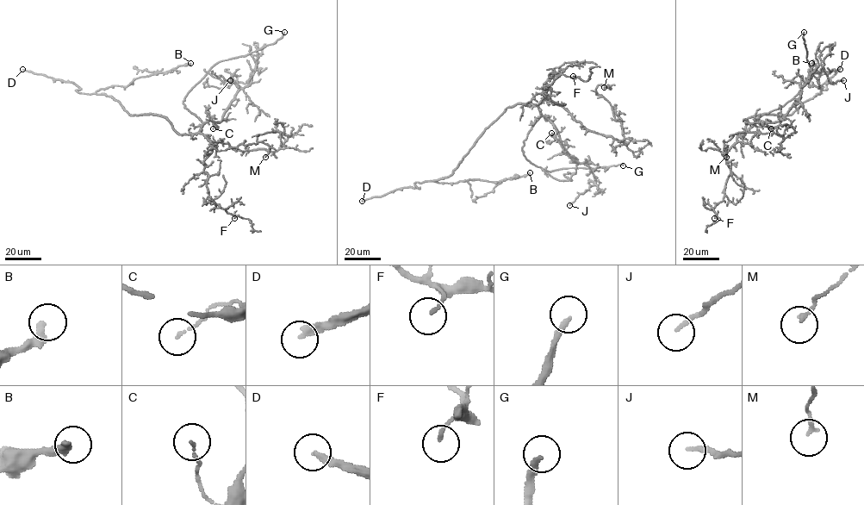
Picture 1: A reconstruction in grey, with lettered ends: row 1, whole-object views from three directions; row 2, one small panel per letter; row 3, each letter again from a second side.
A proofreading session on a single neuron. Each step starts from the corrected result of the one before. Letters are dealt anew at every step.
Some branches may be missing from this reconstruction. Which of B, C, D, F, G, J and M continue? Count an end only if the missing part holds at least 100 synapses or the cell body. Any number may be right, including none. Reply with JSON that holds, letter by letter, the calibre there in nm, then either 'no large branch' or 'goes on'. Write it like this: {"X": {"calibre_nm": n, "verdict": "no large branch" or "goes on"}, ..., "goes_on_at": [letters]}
{"B": {"calibre_nm": 320, "verdict": "goes on"}, "C": {"calibre_nm": 100, "verdict": "no large branch"}, "D": {"calibre_nm": 260, "verdict": "goes on"}, "F": {"calibre_nm": 130, "verdict": "no large branch"}, "G": {"calibre_nm": 240, "verdict": "goes on"}, "J": {"calibre_nm": 160, "verdict": "no large branch"}, "M": {"calibre_nm": 160, "verdict": "no large branch"}, "goes_on_at": ["B", "D", "G"]}

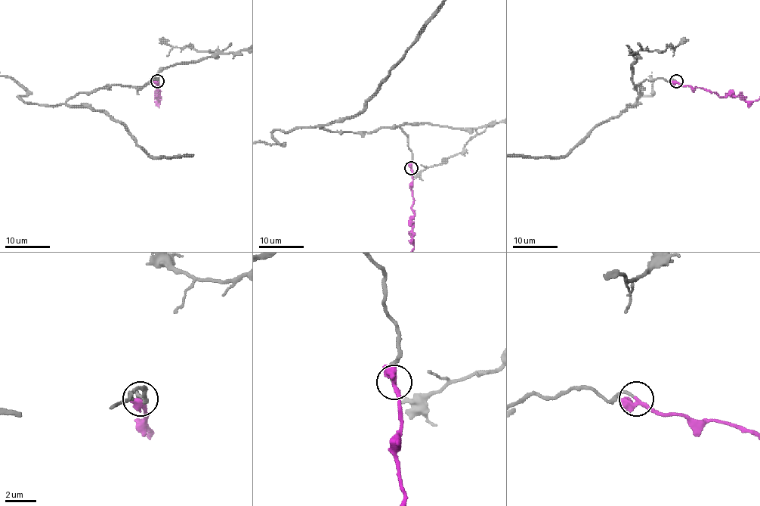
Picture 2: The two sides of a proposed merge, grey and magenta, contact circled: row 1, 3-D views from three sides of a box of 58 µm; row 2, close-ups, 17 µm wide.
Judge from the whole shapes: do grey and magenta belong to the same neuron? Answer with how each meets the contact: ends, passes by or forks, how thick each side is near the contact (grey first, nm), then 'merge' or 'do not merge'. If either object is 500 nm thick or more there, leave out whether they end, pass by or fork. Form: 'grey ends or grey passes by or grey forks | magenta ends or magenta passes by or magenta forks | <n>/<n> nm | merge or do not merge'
grey ends | magenta passes by | 170/340 nm | merge

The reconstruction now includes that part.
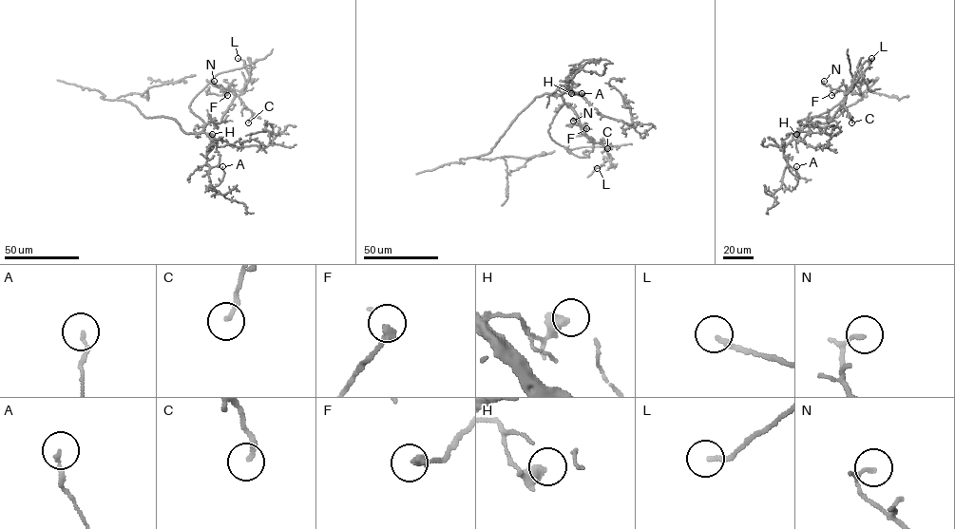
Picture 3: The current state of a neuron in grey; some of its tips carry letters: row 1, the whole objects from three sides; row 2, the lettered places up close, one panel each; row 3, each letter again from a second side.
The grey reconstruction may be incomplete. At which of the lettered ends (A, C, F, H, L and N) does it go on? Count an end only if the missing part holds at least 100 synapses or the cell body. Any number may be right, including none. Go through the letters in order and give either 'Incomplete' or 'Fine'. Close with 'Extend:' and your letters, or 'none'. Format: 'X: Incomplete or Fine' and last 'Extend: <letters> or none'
A: Fine
C: Fine
F: Fine
H: Fine
L: Fine
N: Fine
Extend: none

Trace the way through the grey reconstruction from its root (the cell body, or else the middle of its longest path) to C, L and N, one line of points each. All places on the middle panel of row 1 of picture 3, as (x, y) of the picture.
C: (546, 94), (559, 94), (575, 112), (581, 129), (590, 140), (604, 141), (612, 145), (607, 148)
L: (546, 94), (559, 94), (575, 112), (590, 140), (604, 146), (608, 158), (603, 158), (603, 163), (597, 168)
N: (546, 94), (562, 97), (575, 112), (581, 129), (594, 142), (573, 121)

